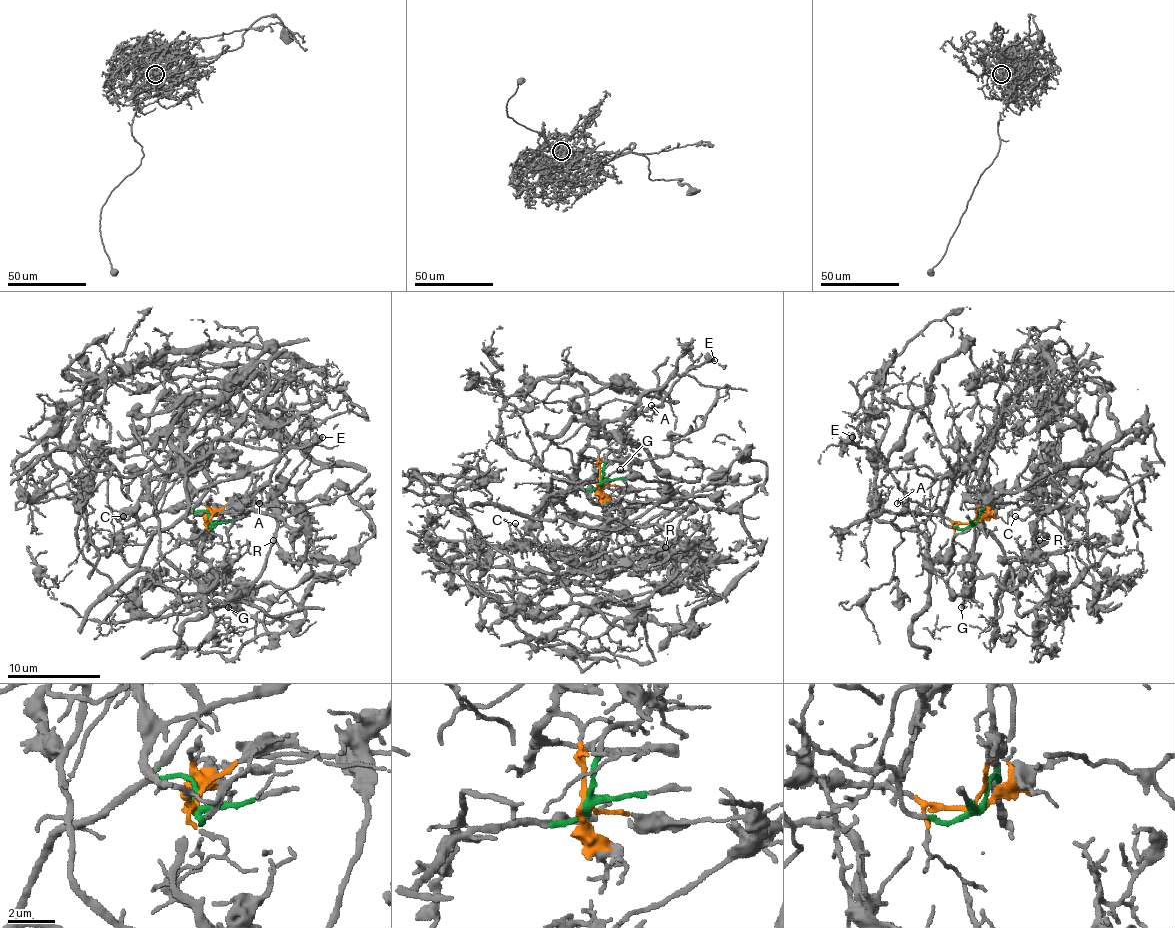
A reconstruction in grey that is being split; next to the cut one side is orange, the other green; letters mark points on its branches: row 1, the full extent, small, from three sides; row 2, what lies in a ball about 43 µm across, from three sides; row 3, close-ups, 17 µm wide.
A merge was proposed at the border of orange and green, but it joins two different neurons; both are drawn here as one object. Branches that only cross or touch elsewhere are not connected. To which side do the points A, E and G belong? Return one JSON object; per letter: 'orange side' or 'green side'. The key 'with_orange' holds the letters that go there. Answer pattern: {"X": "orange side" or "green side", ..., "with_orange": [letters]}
{"A": "green side", "E": "green side", "G": "orange side", "with_orange": ["G"]}

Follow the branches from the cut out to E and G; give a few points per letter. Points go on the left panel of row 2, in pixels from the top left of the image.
E: (208, 522), (211, 529), (229, 508), (266, 480), (285, 452), (322, 436)
G: (208, 522), (218, 510), (241, 499), (273, 508), (276, 538), (266, 566), (250, 585), (239, 589), (227, 608)

